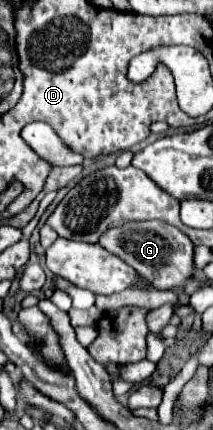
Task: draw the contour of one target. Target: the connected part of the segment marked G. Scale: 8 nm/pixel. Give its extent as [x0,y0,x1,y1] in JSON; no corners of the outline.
[100,221,196,291]

